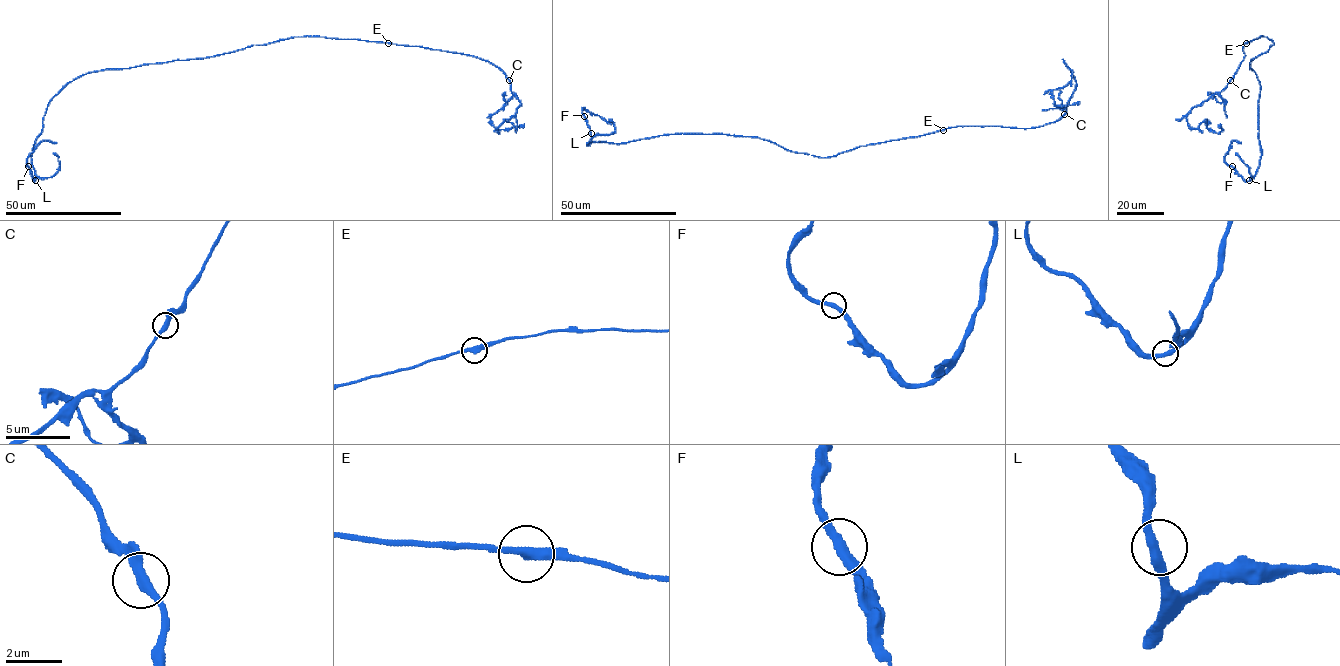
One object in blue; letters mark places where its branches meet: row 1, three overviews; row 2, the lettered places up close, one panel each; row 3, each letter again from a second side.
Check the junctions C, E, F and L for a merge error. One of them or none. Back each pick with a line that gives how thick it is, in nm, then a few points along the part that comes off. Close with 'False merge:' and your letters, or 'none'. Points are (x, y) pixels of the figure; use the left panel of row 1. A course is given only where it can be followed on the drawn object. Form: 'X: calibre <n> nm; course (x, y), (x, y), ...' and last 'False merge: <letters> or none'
False merge: none

